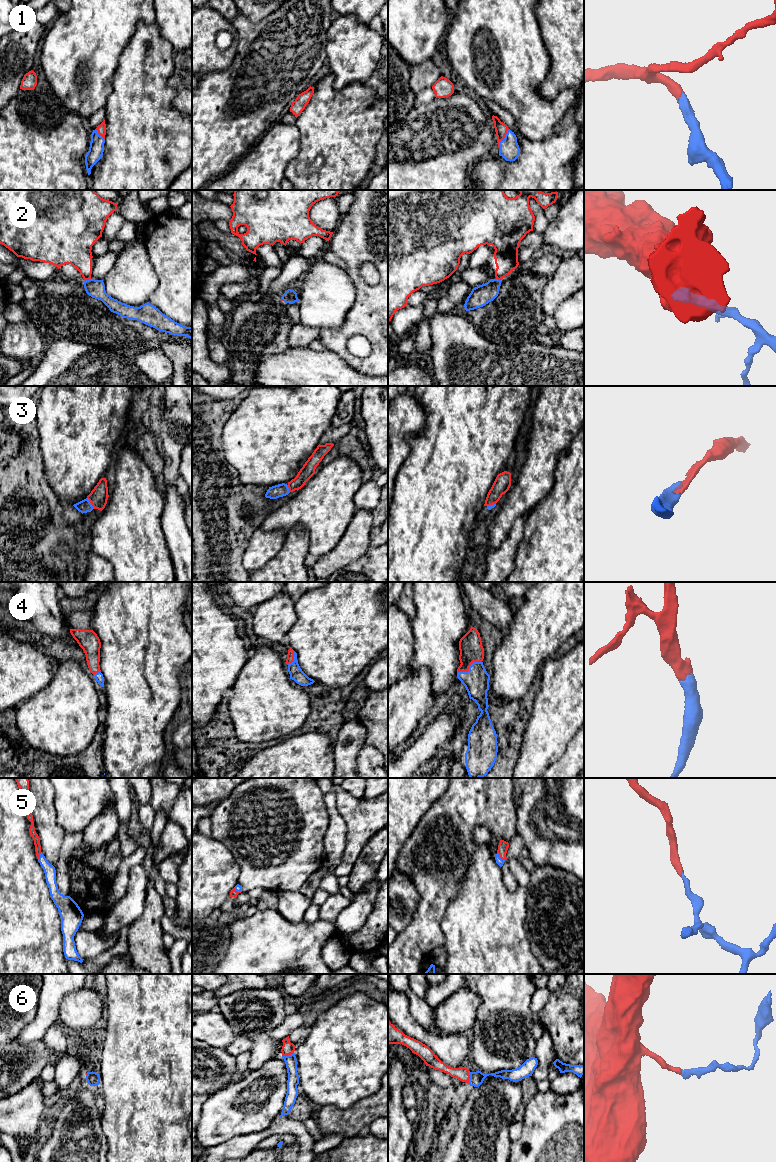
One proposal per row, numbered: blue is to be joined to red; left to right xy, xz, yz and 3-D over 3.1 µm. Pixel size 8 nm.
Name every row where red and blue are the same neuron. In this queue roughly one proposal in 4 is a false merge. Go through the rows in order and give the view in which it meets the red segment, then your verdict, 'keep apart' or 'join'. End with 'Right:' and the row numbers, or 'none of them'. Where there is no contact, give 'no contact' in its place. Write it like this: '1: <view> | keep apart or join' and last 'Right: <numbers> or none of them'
1: yz | join
2: xy | keep apart
3: xy | join
4: yz | join
5: yz | join
6: xz | join
Right: 1, 3, 4, 5, 6

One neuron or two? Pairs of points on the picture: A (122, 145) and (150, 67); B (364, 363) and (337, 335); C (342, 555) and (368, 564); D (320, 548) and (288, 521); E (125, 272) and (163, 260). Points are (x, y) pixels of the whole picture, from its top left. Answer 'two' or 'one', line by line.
A: one
B: one
C: two
D: one
E: two

